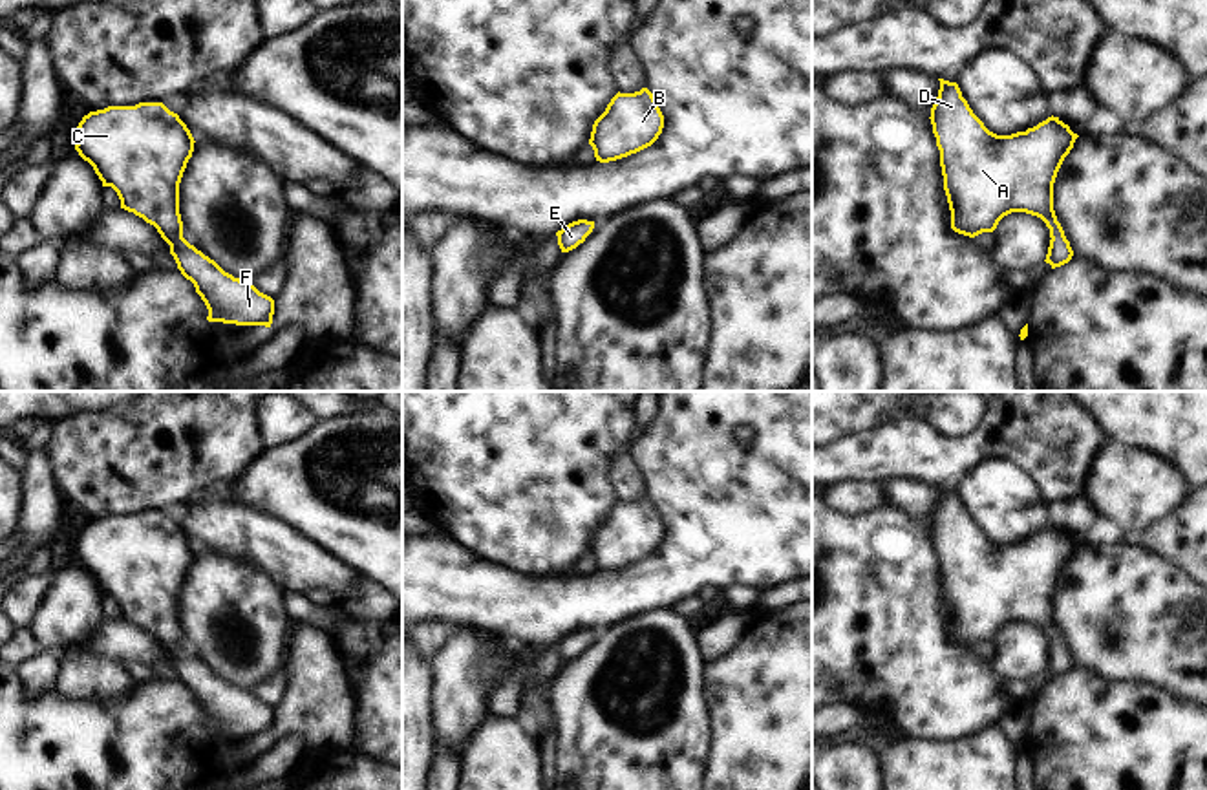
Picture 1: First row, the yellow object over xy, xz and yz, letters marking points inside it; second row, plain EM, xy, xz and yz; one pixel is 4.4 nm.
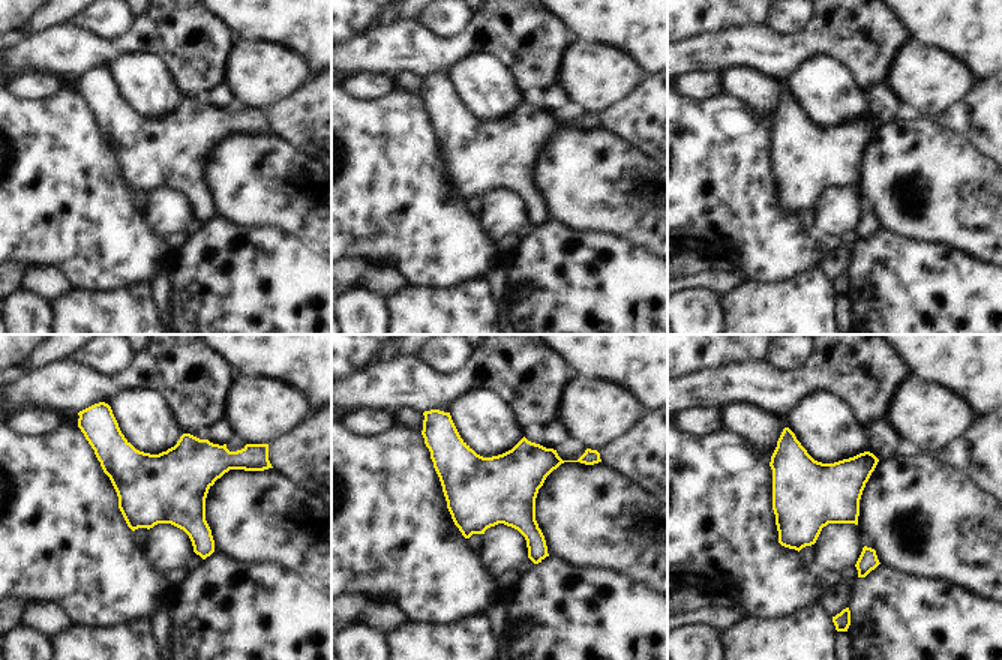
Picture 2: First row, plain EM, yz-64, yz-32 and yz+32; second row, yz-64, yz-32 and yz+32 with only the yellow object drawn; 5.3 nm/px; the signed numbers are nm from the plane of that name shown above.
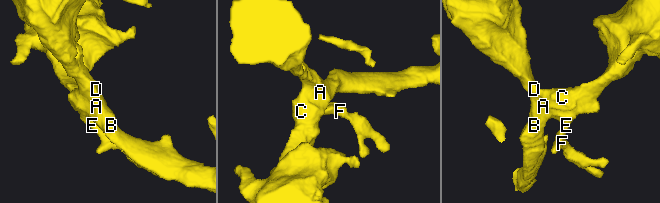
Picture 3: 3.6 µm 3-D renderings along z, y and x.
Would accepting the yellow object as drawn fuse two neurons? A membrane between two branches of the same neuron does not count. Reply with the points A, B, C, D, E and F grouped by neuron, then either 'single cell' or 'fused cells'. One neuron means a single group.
groups A B C D E F; single cell

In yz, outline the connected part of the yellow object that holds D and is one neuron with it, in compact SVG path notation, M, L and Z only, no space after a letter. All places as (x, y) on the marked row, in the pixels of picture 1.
M938 80L940 90L929 119L940 150L951 229L975 238L993 232L1004 216L1026 212L1041 218L1050 229L1052 240L1044 262L1052 269L1068 263L1073 251L1053 210L1053 183L1079 135L1053 115L1026 132L997 135L973 113L956 82Z

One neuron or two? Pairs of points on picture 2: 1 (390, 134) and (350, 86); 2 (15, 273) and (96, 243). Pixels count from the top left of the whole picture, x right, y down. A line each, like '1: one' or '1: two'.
1: two
2: two

